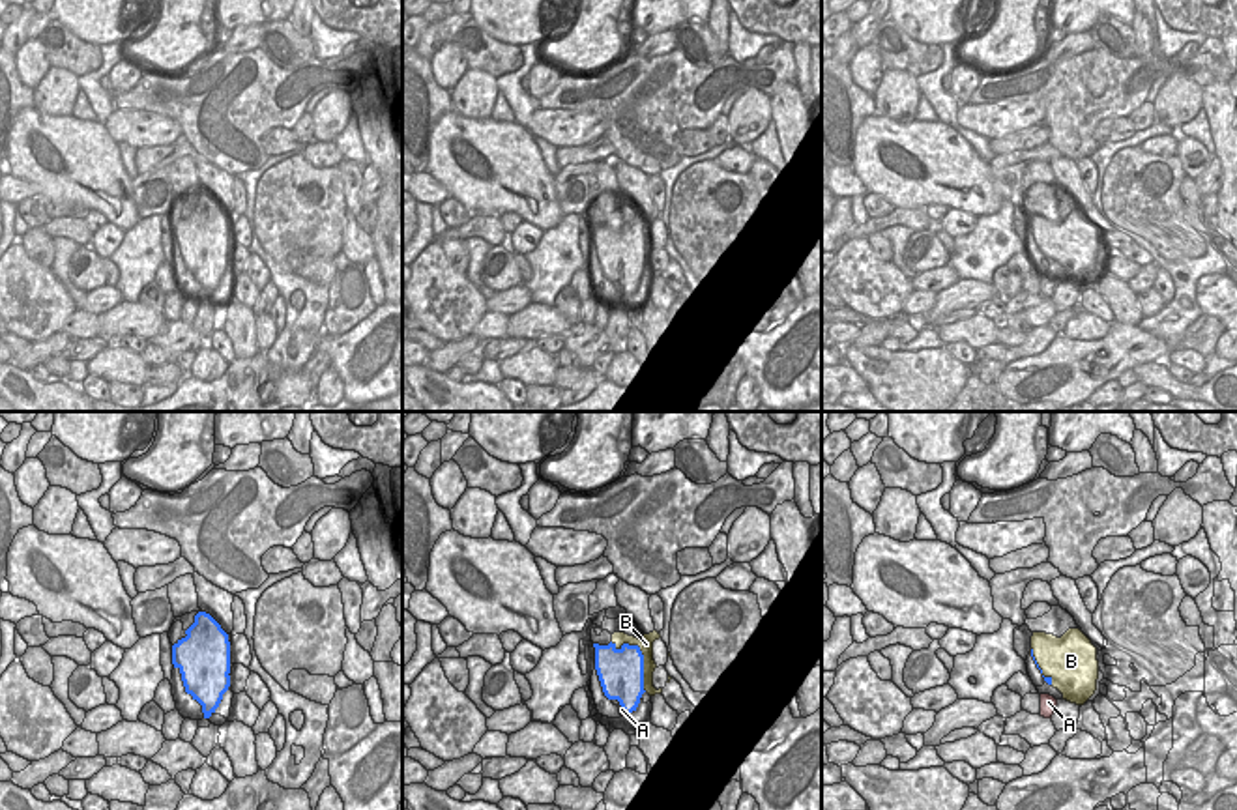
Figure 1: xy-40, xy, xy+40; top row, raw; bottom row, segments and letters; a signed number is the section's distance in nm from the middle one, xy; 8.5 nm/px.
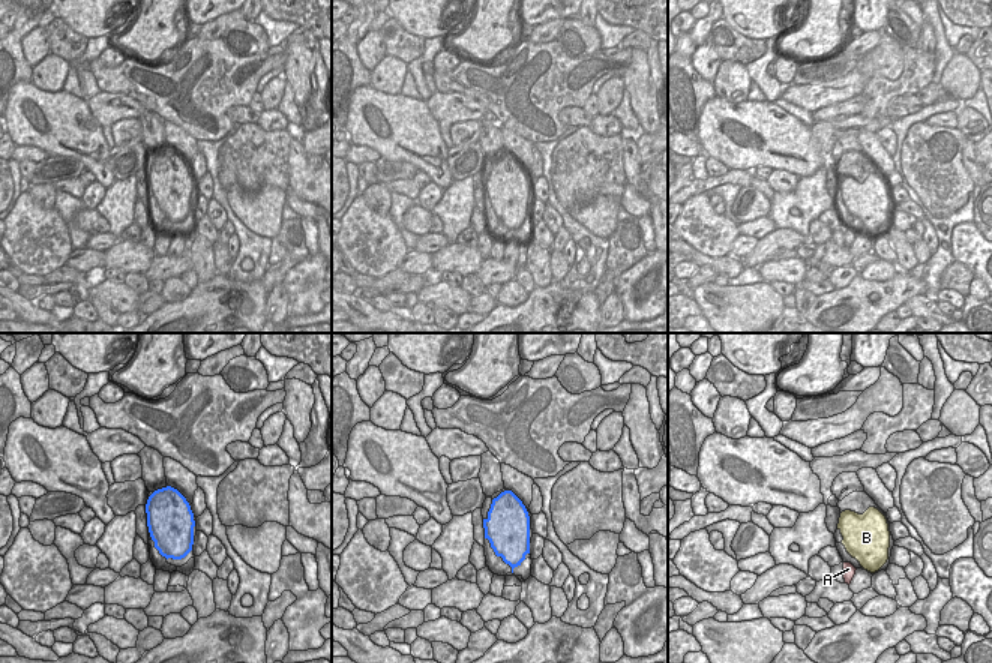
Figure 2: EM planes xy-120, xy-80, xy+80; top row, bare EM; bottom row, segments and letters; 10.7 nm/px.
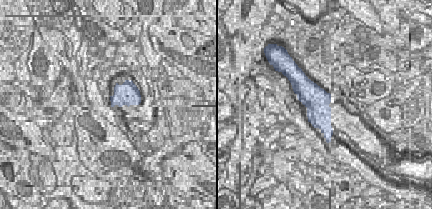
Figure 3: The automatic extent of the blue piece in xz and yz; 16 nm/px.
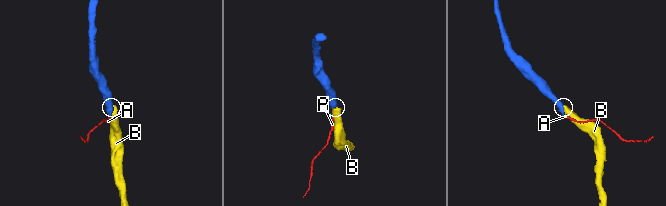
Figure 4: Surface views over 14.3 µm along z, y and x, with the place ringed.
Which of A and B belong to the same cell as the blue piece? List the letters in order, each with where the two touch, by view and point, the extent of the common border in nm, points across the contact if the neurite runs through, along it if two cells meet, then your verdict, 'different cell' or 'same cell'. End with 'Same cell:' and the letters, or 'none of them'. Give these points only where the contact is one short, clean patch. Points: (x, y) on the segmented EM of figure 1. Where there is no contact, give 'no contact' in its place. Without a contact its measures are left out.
A: xy (624, 711) | 90 nm | along xy (622, 708), (625, 715) | different cell
B: xy (642, 655) | 550 nm | same cell
Same cell: B

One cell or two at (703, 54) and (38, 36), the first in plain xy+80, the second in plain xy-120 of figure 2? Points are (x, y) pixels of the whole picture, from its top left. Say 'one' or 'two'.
one

